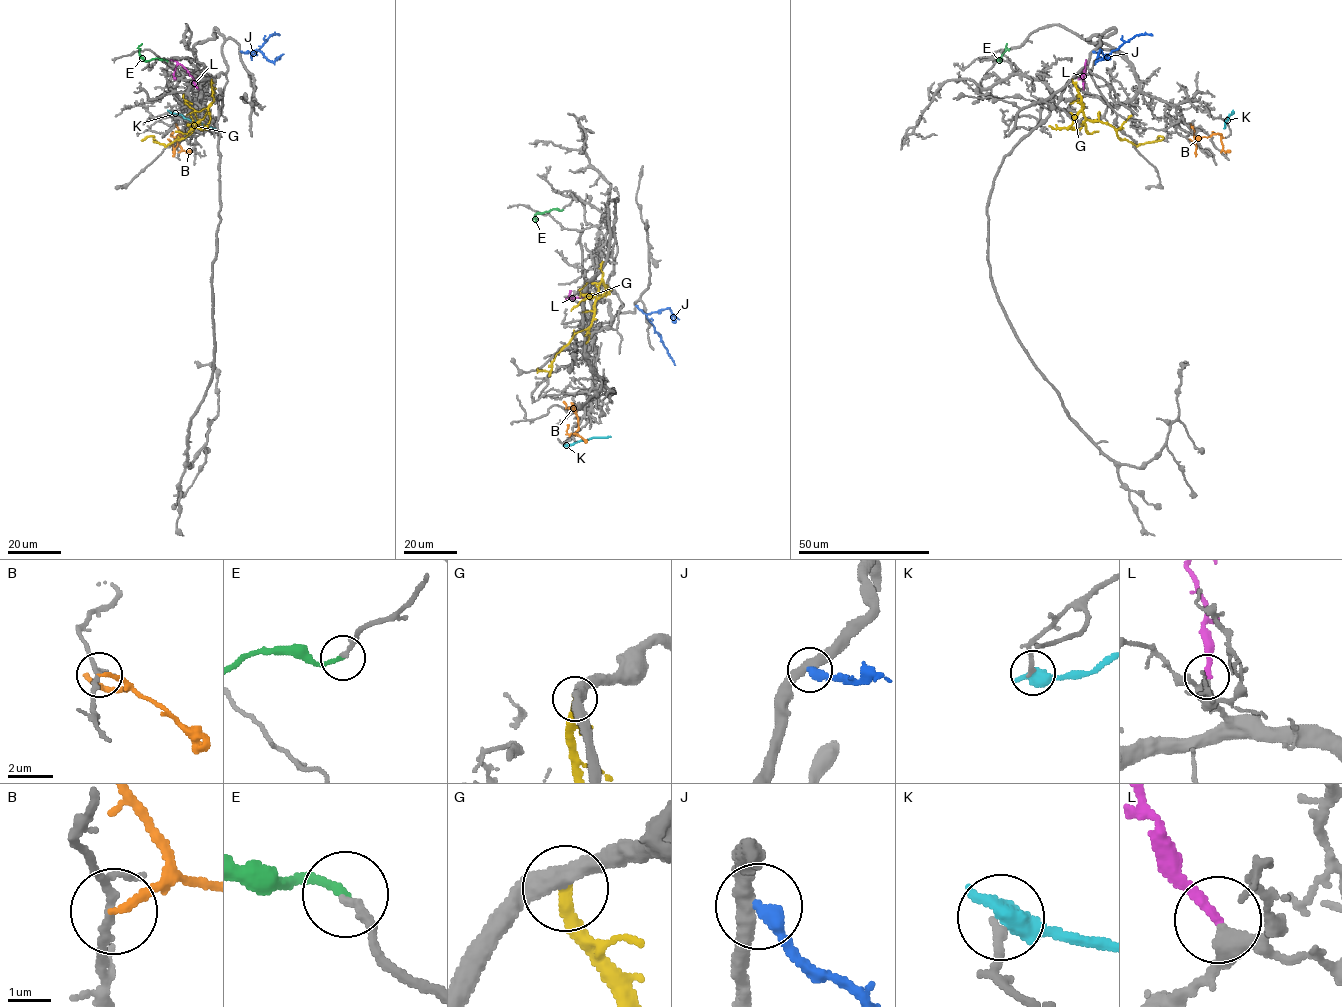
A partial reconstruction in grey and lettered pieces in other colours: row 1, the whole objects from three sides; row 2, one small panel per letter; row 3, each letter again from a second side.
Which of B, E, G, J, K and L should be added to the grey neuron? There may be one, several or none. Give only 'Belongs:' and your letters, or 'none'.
Belongs: E, L

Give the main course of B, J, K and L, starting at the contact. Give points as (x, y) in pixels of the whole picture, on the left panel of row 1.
B: (179, 152), (181, 147), (177, 136), (182, 134), (174, 149), (168, 139)
J: (241, 51), (250, 52), (251, 56), (270, 35), (279, 35)
K: (169, 112), (215, 128)
L: (198, 89), (193, 77), (180, 64), (176, 67), (175, 79)

